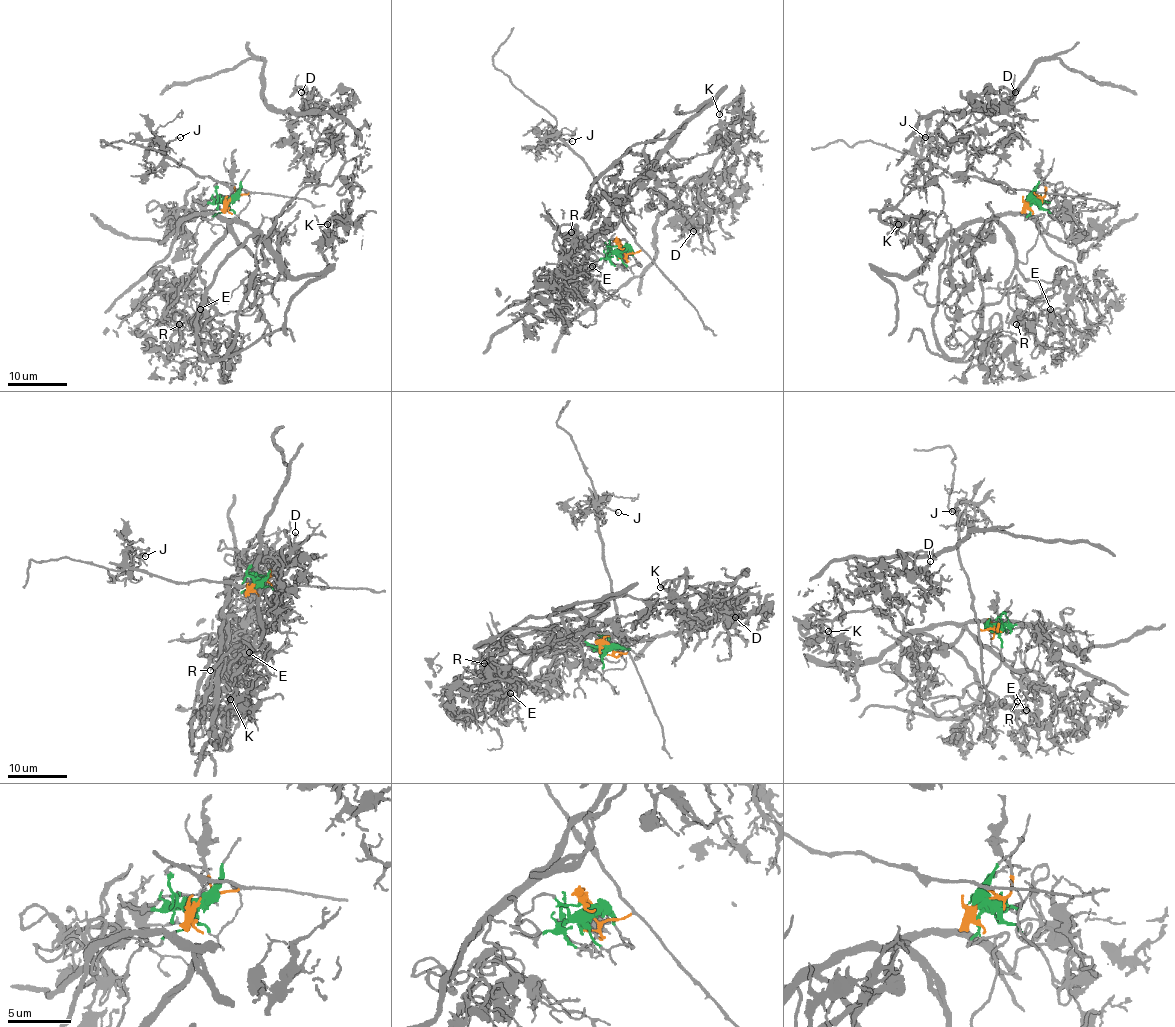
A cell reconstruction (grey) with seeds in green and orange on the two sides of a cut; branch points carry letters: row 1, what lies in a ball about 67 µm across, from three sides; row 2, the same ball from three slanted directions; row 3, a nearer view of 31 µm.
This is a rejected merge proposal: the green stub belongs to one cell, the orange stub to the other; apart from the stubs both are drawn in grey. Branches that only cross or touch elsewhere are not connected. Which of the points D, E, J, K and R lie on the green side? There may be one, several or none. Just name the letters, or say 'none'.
D, E, K, R

